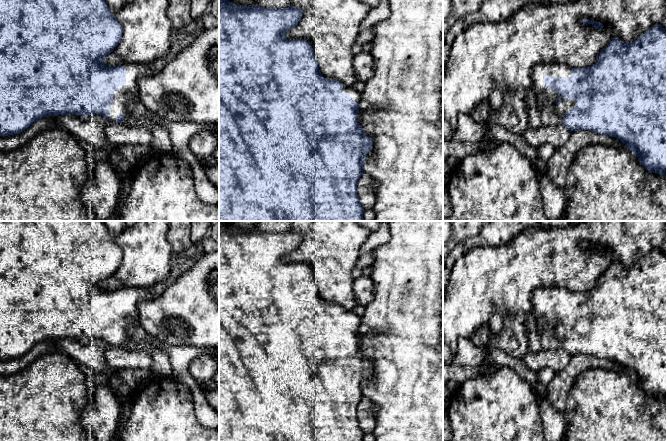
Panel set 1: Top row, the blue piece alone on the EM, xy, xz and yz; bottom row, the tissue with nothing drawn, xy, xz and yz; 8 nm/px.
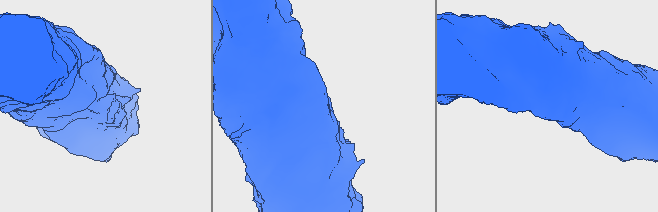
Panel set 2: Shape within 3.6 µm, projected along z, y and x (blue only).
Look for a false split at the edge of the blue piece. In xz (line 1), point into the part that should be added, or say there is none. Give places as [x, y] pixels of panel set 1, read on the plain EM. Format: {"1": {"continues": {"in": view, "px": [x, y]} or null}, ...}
{"1": {"continues": {"in": "xz", "px": [356, 319]}}}

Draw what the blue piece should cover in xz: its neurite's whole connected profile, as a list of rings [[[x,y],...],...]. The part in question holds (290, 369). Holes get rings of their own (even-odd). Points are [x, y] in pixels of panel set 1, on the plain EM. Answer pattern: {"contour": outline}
{"contour": [[[219,221],[219,441],[363,441],[364,432],[357,419],[357,407],[363,398],[363,387],[373,370],[374,363],[366,360],[362,352],[359,326],[361,317],[352,311],[343,309],[338,304],[324,302],[319,294],[317,283],[309,265],[290,263],[285,257],[298,249],[302,241],[302,233],[292,229],[285,232],[264,232],[257,227],[252,230],[236,229],[225,221]]]}

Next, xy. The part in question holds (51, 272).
{"contour": [[[0,221],[0,360],[19,358],[33,346],[46,340],[74,338],[83,341],[98,338],[113,347],[125,345],[130,338],[138,341],[148,341],[152,346],[158,347],[167,353],[171,363],[171,376],[175,381],[185,384],[190,389],[193,395],[195,415],[199,423],[207,428],[218,429],[219,415],[209,405],[199,383],[189,373],[190,362],[200,355],[207,354],[212,347],[170,346],[148,334],[139,324],[137,305],[143,300],[156,297],[152,294],[152,289],[128,287],[108,290],[103,287],[104,281],[110,278],[121,265],[122,257],[120,247],[116,244],[115,239],[110,236],[103,221]]]}

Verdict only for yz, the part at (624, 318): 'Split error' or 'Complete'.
Split error

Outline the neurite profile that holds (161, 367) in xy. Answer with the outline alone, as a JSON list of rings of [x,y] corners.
[[[130,338],[121,348],[148,353],[153,359],[151,371],[155,378],[165,379],[171,376],[171,363],[167,353],[158,347],[152,346],[148,341],[138,341]]]

